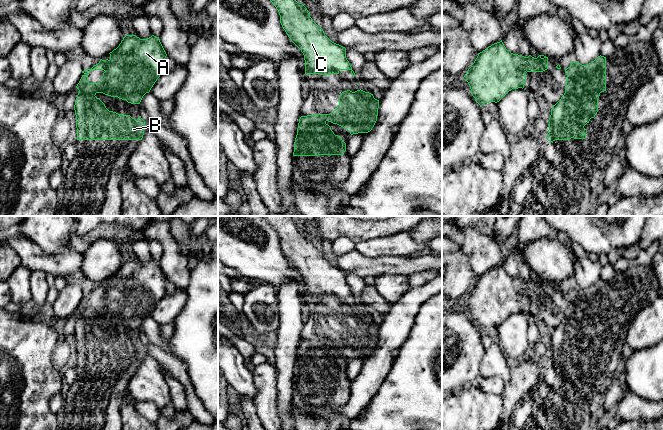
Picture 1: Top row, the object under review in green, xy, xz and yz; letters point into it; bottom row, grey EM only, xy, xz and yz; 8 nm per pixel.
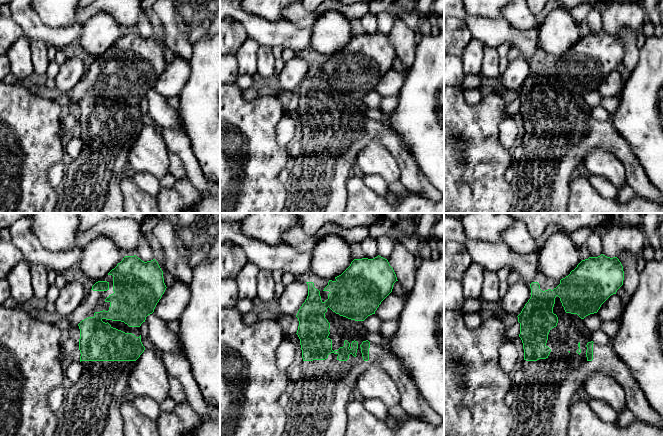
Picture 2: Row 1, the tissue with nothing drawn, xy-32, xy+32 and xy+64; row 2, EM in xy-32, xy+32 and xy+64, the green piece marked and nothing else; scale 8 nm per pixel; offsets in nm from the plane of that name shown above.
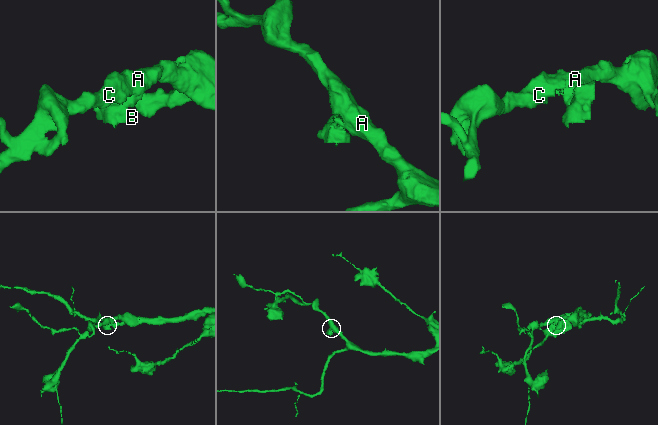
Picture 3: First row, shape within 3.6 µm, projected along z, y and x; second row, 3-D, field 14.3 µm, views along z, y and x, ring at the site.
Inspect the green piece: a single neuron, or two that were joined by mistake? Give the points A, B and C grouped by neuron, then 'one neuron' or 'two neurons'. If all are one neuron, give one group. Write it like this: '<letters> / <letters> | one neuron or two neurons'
A C / B | two neurons

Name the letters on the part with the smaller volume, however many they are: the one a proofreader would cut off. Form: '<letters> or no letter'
B

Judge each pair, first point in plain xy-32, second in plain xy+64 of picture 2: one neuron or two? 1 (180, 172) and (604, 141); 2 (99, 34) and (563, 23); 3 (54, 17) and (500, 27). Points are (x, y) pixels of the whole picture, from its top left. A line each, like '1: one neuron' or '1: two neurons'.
1: one neuron
2: one neuron
3: two neurons

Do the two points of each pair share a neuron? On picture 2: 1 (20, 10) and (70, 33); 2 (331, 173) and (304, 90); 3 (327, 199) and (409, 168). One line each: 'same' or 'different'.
1: same
2: same
3: same

